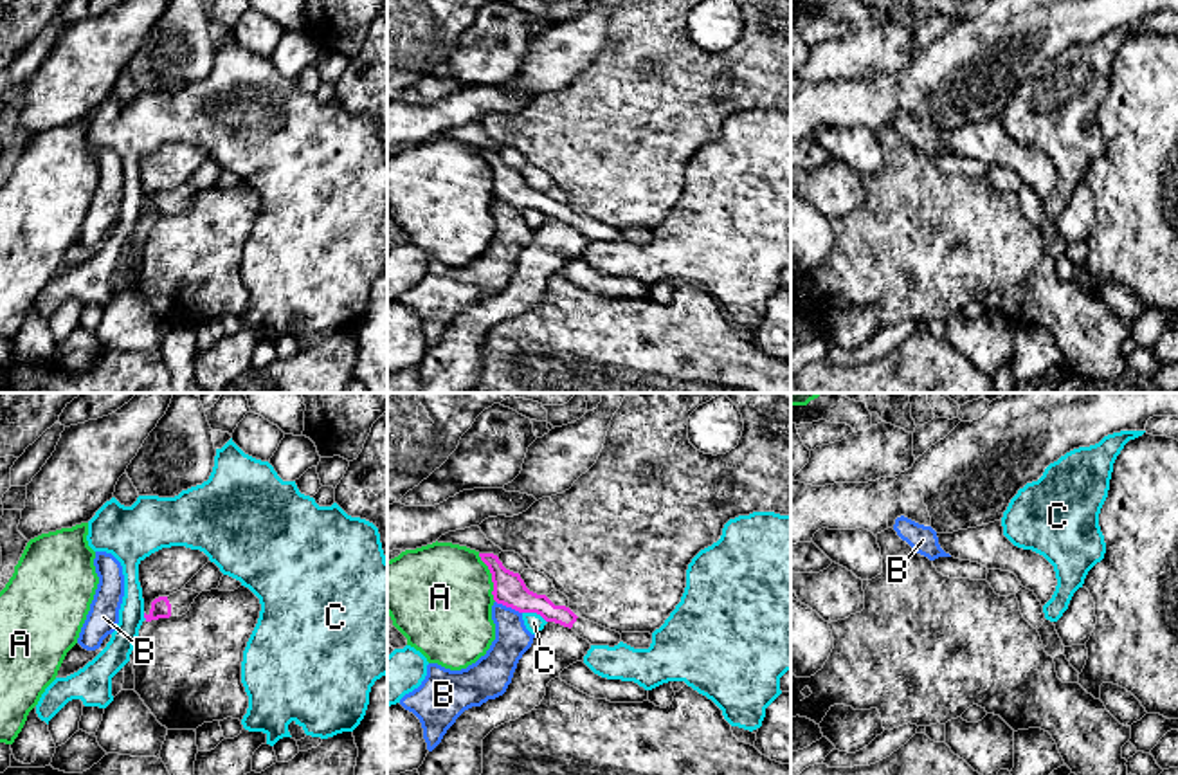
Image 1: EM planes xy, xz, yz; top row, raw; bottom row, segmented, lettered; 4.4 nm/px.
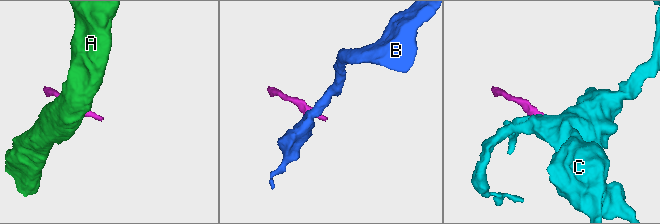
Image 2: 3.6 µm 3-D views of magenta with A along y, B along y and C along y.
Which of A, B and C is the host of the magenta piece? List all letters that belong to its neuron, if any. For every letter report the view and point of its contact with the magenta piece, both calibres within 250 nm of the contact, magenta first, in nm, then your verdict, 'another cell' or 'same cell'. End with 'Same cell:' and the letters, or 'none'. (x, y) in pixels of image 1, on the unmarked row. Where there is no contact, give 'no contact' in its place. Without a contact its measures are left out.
A: contact xz (492, 173); calibres 140 and 460 nm; another cell
B: contact xz (508, 202); calibres 140 and 160 nm; another cell
C: contact xz (535, 208); calibres 140 and 90 nm; another cell
Same cell: none

